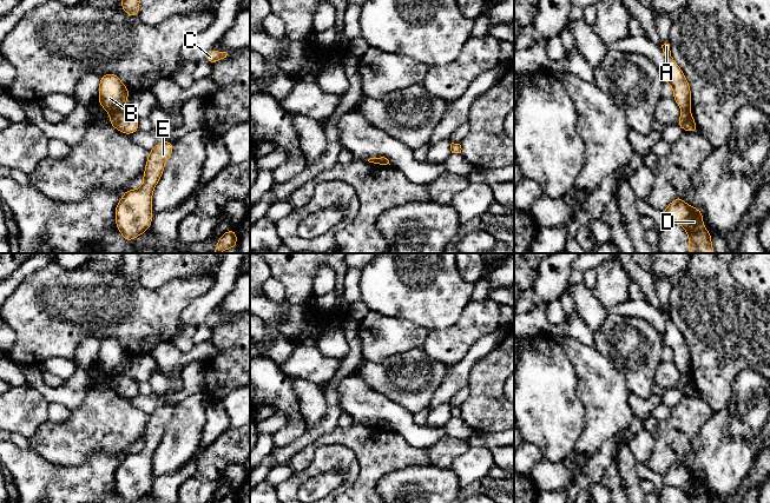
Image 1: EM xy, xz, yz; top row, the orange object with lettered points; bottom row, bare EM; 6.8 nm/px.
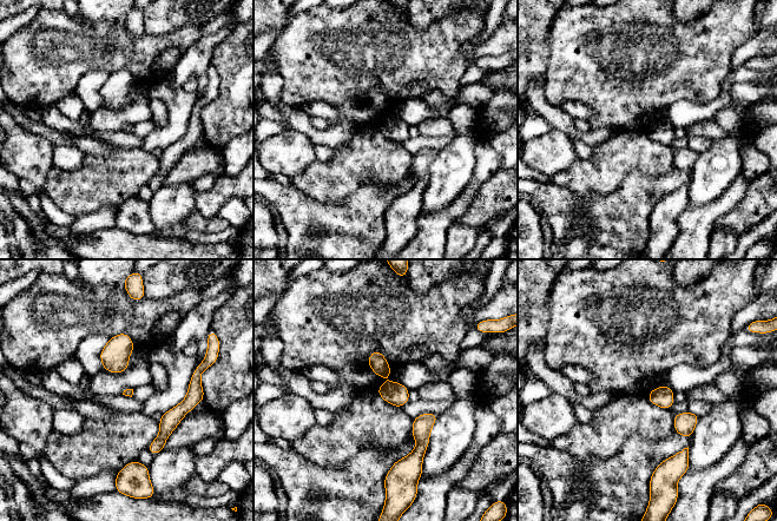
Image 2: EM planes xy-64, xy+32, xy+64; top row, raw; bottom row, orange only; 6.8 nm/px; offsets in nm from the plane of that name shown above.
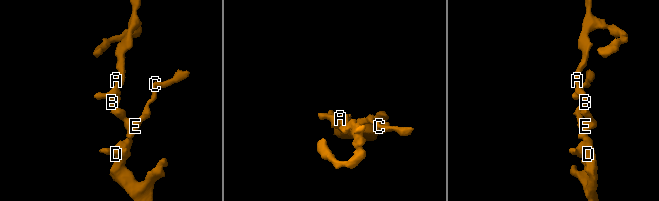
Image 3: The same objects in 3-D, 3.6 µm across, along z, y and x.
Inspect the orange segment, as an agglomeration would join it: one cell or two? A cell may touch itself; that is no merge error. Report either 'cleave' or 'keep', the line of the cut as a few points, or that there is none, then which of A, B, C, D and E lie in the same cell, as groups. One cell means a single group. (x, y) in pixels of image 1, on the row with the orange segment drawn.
cleave; cut xy (123, 108), (117, 108), (112, 112); groups A B / C D E

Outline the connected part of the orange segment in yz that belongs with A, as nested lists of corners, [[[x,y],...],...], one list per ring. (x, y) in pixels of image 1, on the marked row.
[[[670,44],[662,45],[662,48],[666,58],[665,68],[662,72],[663,79],[673,87],[673,99],[682,111],[690,110],[691,90],[685,74],[673,60],[670,51]]]

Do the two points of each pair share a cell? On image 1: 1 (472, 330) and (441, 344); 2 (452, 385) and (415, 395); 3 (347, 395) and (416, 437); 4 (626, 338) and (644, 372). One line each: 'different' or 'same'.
1: same
2: different
3: same
4: same

